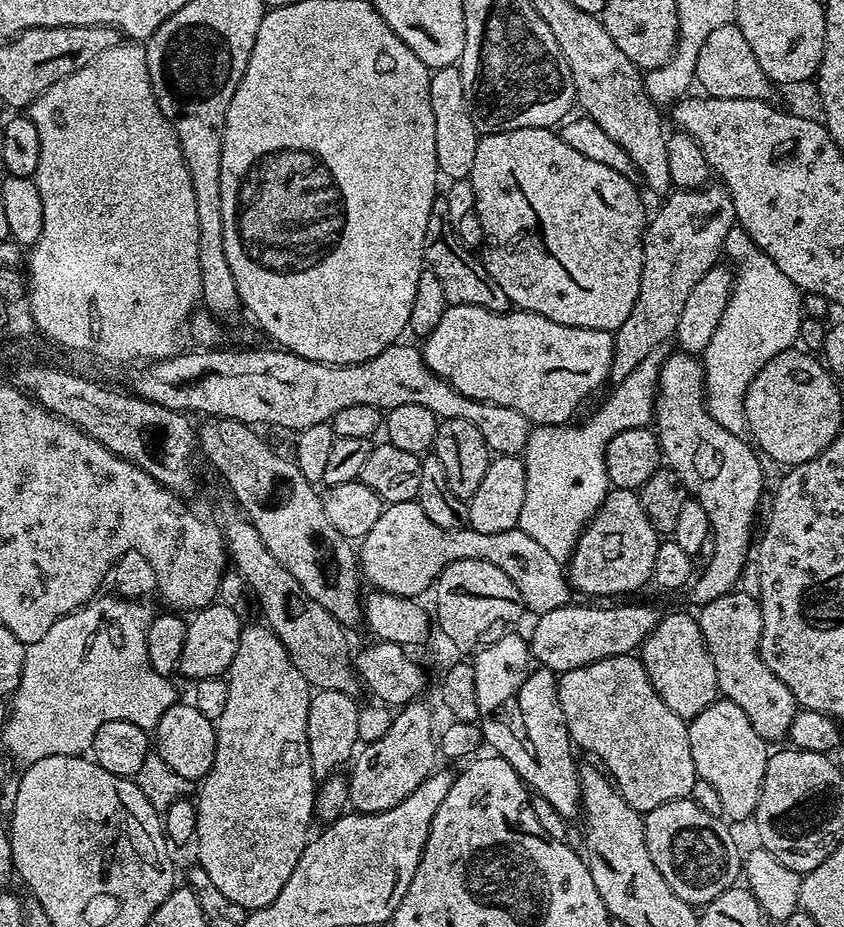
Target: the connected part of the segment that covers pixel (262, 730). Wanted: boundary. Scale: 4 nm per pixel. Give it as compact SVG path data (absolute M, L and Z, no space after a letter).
M257 622L257 624L245 623L241 627L238 654L234 654L234 662L230 662L226 679L230 695L222 714L214 722L216 726L214 766L210 766L210 770L204 775L204 779L199 781L200 797L195 797L194 800L196 805L194 845L196 844L196 852L200 855L199 867L206 870L206 874L210 876L210 880L214 882L218 890L227 898L230 898L232 902L236 902L238 906L247 910L255 910L270 906L274 902L274 898L278 898L278 894L282 894L282 886L286 886L286 882L290 882L290 874L294 874L294 870L298 866L298 858L302 858L302 850L308 845L310 839L308 827L314 824L318 778L312 772L310 746L306 738L306 718L314 692L306 682L306 678L302 678L298 666L294 666L286 646L282 646L280 639L263 622Z

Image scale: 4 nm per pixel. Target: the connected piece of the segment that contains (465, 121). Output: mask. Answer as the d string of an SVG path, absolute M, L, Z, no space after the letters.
M459 67L437 68L430 75L430 110L434 114L436 171L445 181L469 179L474 170L474 153L478 151L481 133L477 132L462 90Z

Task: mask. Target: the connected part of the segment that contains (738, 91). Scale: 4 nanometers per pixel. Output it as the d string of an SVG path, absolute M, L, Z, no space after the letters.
M734 22L726 26L718 26L702 42L698 50L698 61L695 67L695 83L705 95L716 98L749 98L771 101L774 96L774 85L768 75L758 64L750 42L742 35L742 30Z

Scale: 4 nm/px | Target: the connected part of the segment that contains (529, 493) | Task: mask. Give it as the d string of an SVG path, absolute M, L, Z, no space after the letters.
M657 350L646 354L626 378L615 385L604 405L584 425L569 422L563 426L546 424L533 427L522 459L526 466L526 502L522 506L520 527L540 543L555 560L564 562L576 548L584 526L608 497L606 446L622 430L647 428L656 414L656 390L660 387L660 368L666 356Z

